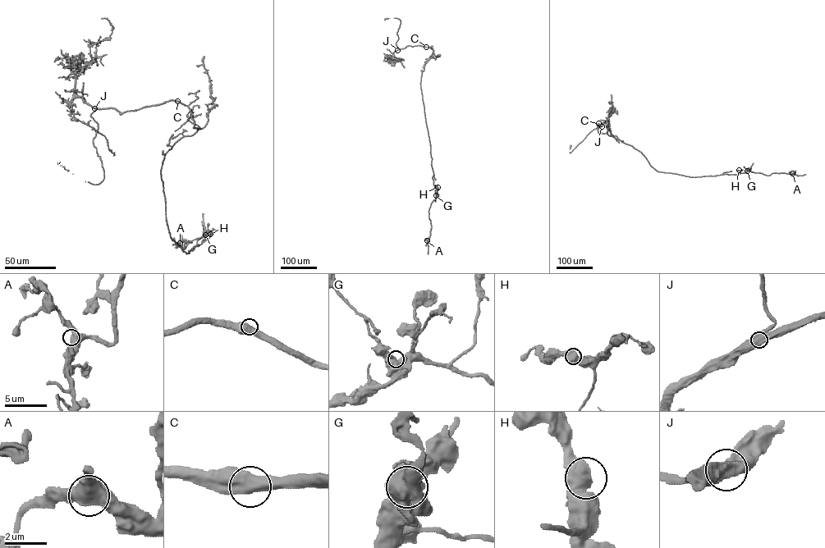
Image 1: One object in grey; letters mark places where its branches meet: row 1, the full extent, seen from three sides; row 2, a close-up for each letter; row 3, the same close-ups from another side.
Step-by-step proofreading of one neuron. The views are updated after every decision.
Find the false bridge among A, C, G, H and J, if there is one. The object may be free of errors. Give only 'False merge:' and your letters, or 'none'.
False merge: none

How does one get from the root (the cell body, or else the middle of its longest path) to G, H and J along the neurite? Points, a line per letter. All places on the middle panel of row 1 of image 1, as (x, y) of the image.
G: (422, 98), (436, 195)
H: (422, 98), (430, 144), (432, 178), (433, 184), (437, 187)
J: (422, 98), (421, 72), (433, 55), (432, 46), (407, 46), (397, 50)

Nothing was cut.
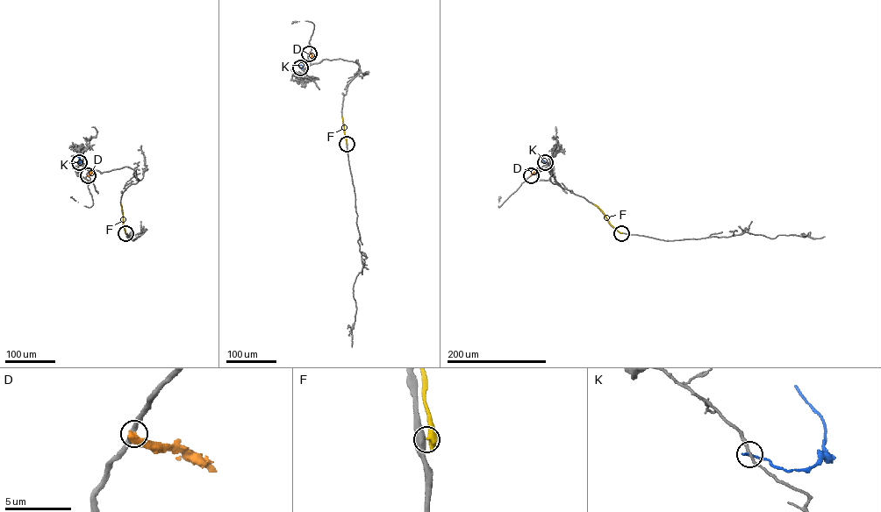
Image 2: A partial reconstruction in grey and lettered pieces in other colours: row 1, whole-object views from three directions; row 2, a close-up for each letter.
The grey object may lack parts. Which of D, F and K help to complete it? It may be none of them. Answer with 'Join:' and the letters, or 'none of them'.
Join: none of them

